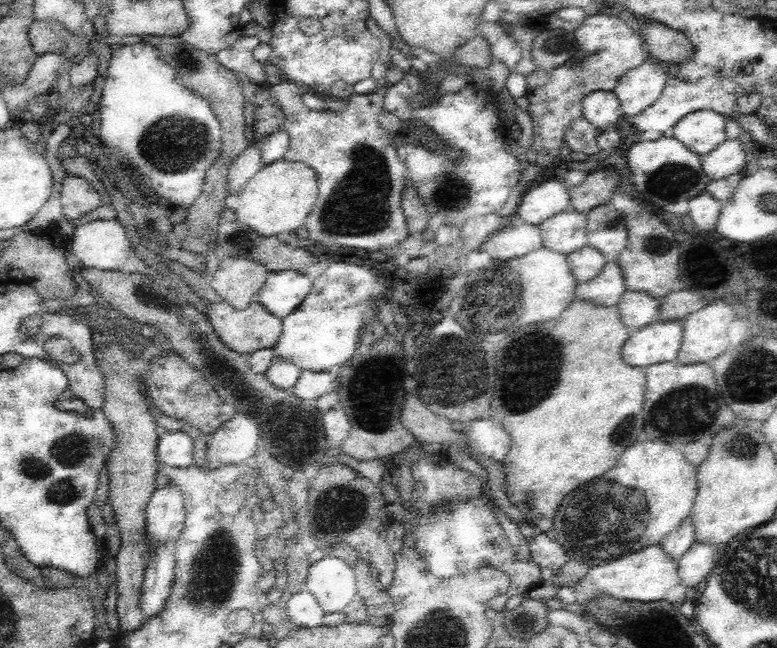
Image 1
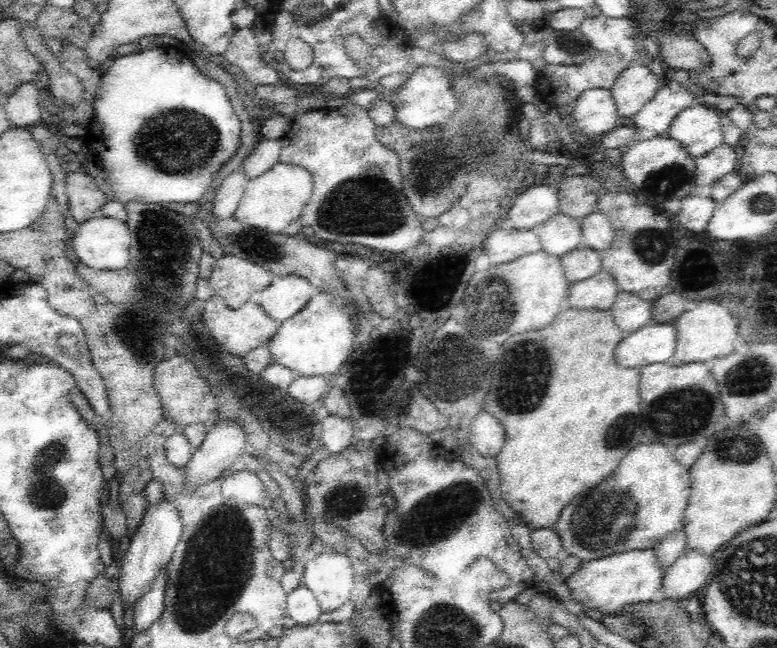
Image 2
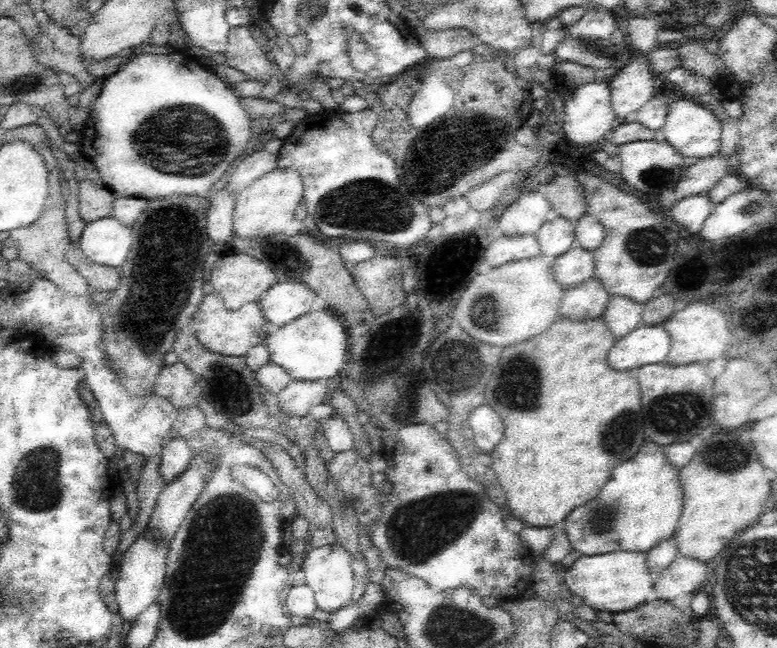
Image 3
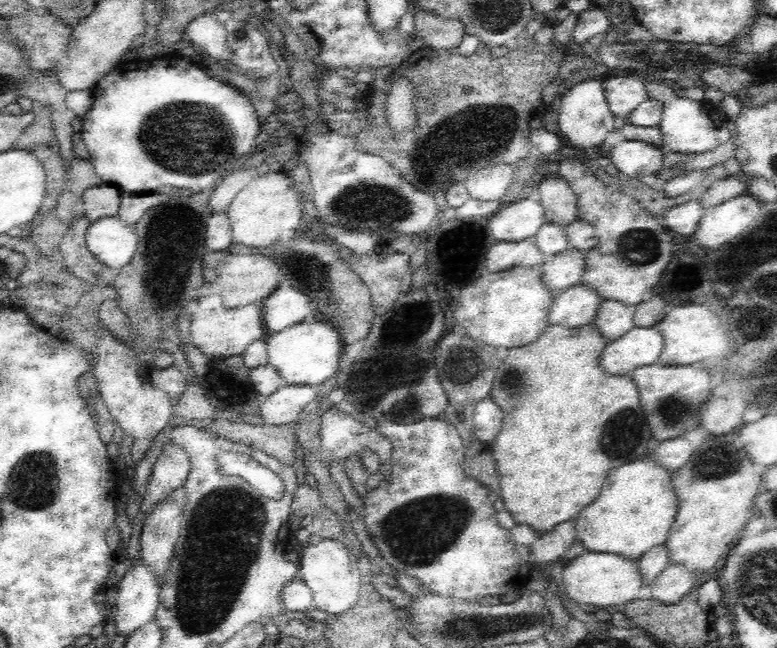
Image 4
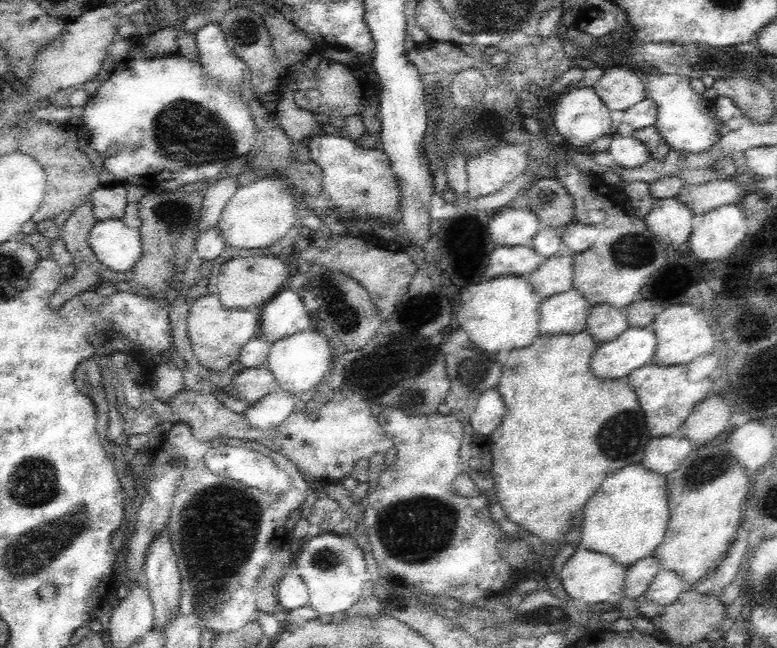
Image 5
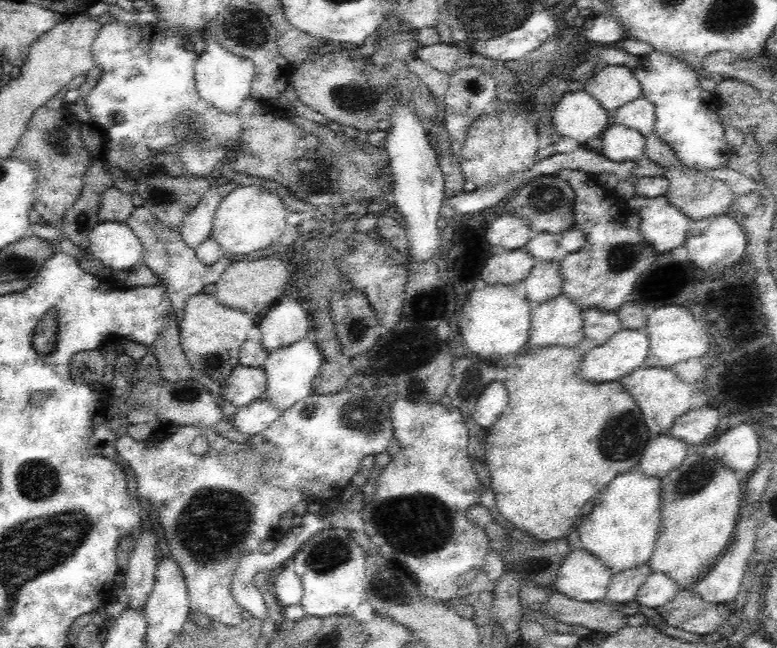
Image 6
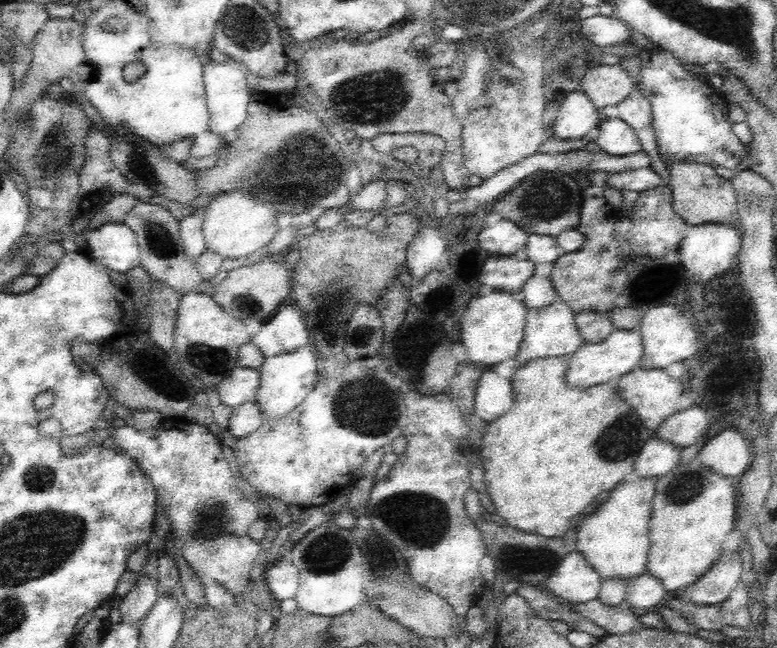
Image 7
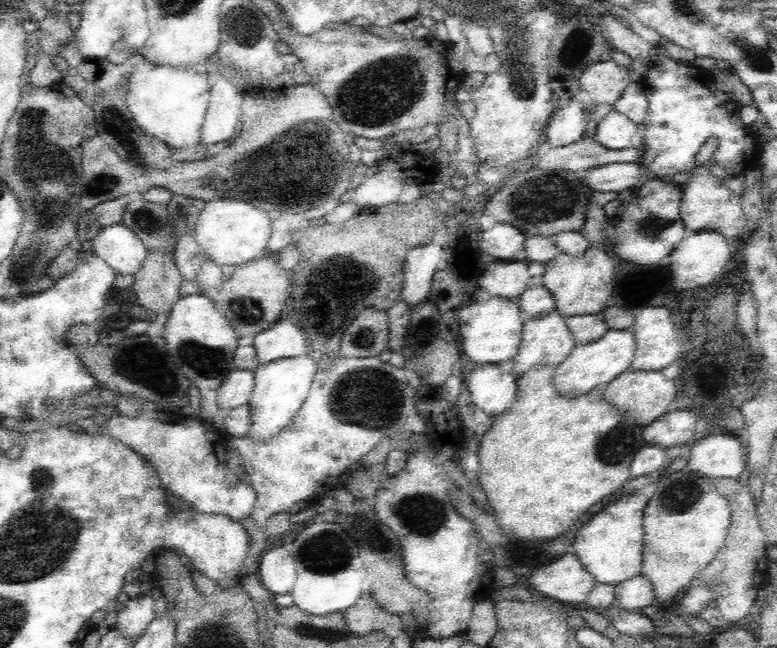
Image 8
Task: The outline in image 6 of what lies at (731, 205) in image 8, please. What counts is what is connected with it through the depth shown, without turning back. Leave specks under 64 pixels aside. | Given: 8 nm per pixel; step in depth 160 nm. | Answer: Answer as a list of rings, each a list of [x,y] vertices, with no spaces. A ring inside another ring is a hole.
[[[656,131],[645,137],[645,155],[652,162],[666,169],[664,176],[669,182],[666,197],[672,206],[681,210],[689,219],[698,221],[703,218],[726,214],[731,209],[731,204],[734,202],[734,193],[732,193],[731,188],[724,181],[706,174],[706,170],[694,170],[684,166],[672,147],[658,137]]]

